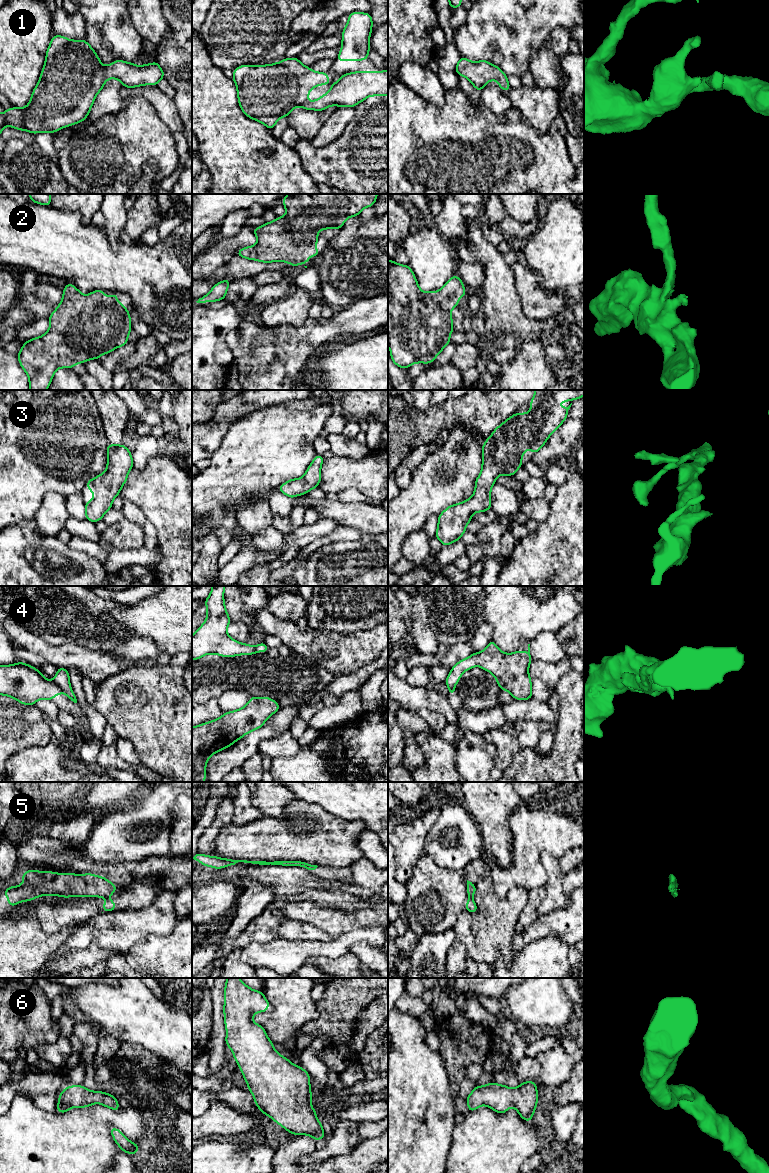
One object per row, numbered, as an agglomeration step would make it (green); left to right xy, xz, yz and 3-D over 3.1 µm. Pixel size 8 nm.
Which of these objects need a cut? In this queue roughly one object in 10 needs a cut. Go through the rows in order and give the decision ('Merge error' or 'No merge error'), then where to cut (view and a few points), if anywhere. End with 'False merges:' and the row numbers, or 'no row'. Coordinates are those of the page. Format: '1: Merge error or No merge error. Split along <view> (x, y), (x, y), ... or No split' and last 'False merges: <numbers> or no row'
1: No merge error. No split
2: No merge error. No split
3: No merge error. No split
4: Merge error. Split along xy (52, 680), (64, 691)
5: Merge error. Split along yz (469, 896), (471, 898)
6: No merge error. No split
False merges: 4, 5

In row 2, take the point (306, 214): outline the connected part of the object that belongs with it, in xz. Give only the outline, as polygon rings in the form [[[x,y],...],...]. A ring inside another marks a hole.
[[[288,194],[282,200],[286,209],[286,215],[277,217],[272,222],[266,222],[263,226],[252,228],[257,237],[255,246],[241,248],[236,255],[248,260],[257,260],[259,262],[286,262],[292,267],[298,264],[309,262],[310,256],[320,254],[319,249],[314,246],[318,245],[318,231],[334,228],[340,230],[349,217],[359,216],[360,212],[366,207],[372,207],[376,202],[378,194]]]

